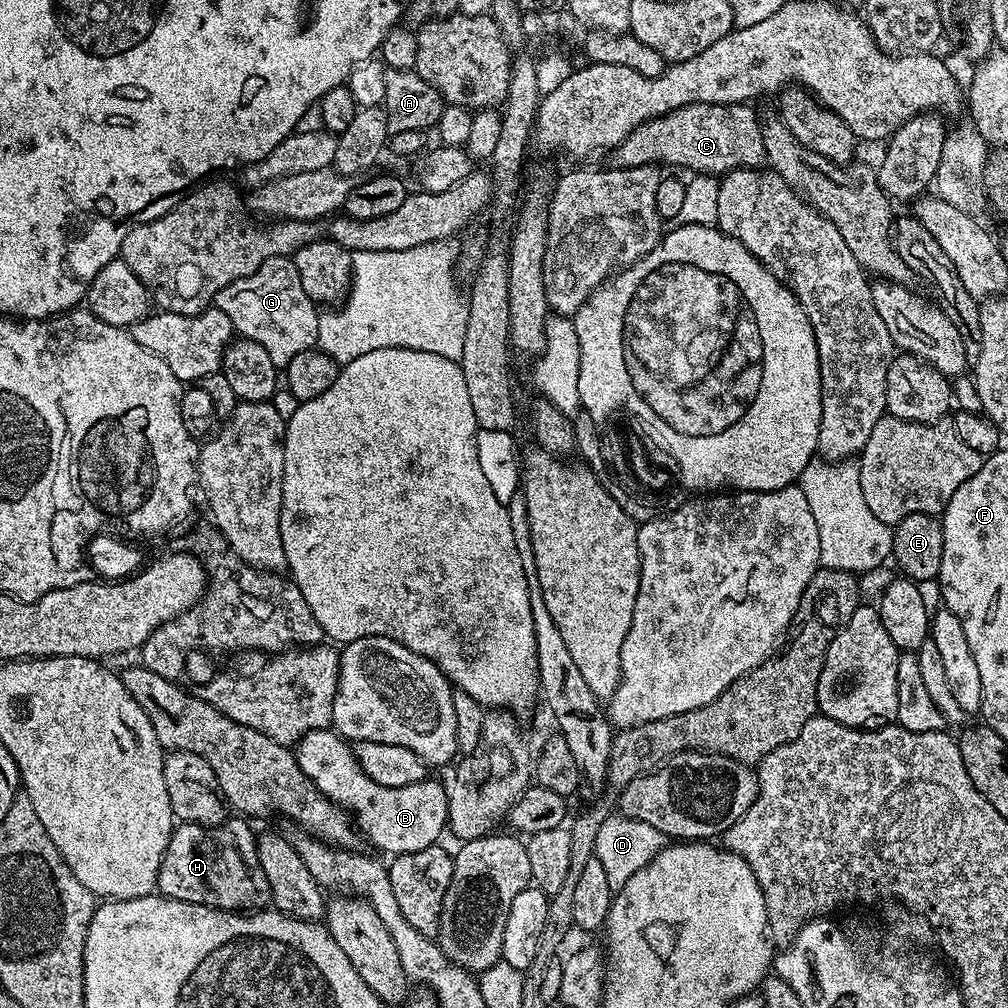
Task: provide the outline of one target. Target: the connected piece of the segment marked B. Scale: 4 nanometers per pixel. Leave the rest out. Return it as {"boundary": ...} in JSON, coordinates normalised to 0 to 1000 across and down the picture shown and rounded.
{"boundary":[[[328,721],[316,722],[315,724],[308,724],[300,733],[292,739],[292,747],[296,760],[300,764],[300,768],[304,768],[308,772],[308,776],[313,783],[316,784],[323,792],[327,792],[332,798],[337,799],[346,810],[349,811],[352,820],[359,826],[360,832],[365,833],[373,841],[378,841],[379,844],[385,845],[386,850],[398,849],[399,847],[411,847],[411,843],[423,843],[423,839],[434,836],[438,831],[437,828],[441,828],[442,818],[444,816],[444,784],[439,777],[429,774],[430,772],[422,772],[419,776],[411,776],[409,780],[375,780],[375,776],[371,776],[371,772],[367,772],[367,768],[363,768],[359,764],[359,760],[355,756],[350,739],[342,734],[336,726]]]}

